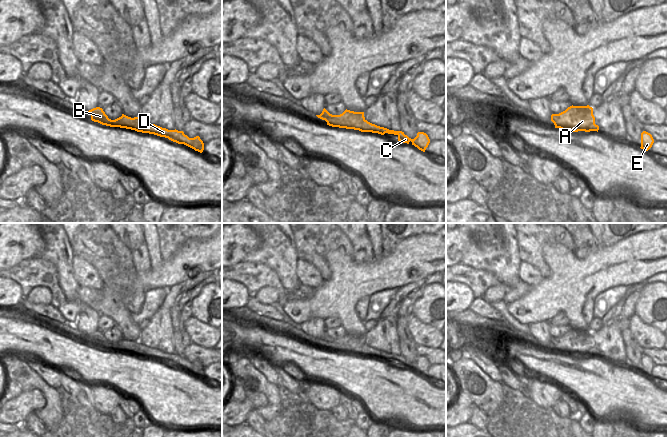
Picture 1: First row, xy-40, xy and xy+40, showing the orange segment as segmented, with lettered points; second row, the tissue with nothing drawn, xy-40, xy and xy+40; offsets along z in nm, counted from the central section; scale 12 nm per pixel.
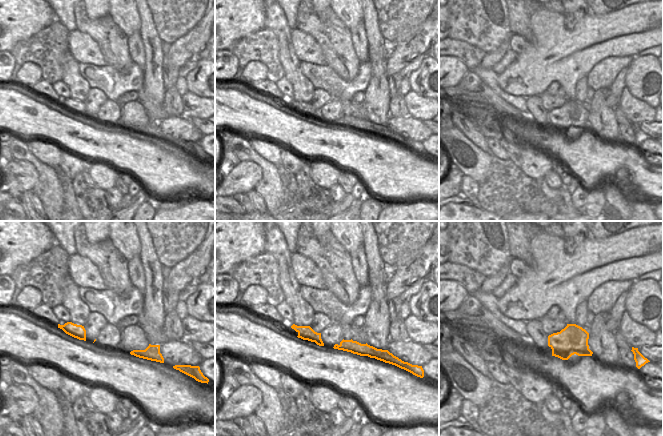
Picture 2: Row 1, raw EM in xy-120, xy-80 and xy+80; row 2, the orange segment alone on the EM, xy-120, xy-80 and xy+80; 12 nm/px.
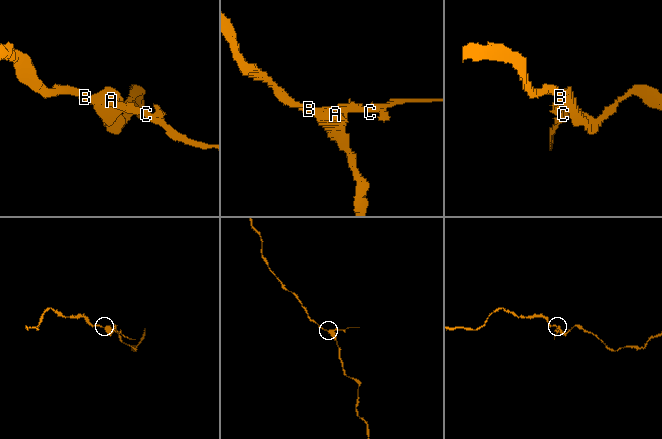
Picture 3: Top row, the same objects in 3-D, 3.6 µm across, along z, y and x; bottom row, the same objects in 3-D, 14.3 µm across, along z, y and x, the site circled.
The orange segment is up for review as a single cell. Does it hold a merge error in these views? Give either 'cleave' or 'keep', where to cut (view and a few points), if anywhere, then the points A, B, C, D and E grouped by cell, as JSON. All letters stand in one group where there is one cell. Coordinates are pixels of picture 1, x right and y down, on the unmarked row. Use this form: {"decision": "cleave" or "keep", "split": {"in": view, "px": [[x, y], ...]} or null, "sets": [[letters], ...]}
{"decision": "cleave", "split": {"in": "xy-40", "px": [[120, 342], [129, 352], [133, 350], [135, 353]]}, "sets": [["A", "B"], ["C", "D", "E"]]}

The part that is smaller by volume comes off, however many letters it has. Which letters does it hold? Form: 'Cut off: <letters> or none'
Cut off: C, D, E

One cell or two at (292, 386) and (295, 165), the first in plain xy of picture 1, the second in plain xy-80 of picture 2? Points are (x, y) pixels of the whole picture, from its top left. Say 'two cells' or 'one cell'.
one cell

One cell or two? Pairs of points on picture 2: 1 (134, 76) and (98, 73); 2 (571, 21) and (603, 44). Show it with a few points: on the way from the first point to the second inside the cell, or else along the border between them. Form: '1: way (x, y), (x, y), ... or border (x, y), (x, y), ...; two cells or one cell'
1: way (125, 78), (107, 78); one cell
2: border (589, 11), (571, 29), (565, 27); two cells

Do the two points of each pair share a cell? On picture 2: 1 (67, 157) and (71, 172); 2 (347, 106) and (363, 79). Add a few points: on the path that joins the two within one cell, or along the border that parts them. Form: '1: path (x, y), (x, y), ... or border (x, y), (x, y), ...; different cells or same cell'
1: path (69, 161), (71, 168); same cell
2: border (337, 97), (350, 100); different cells

